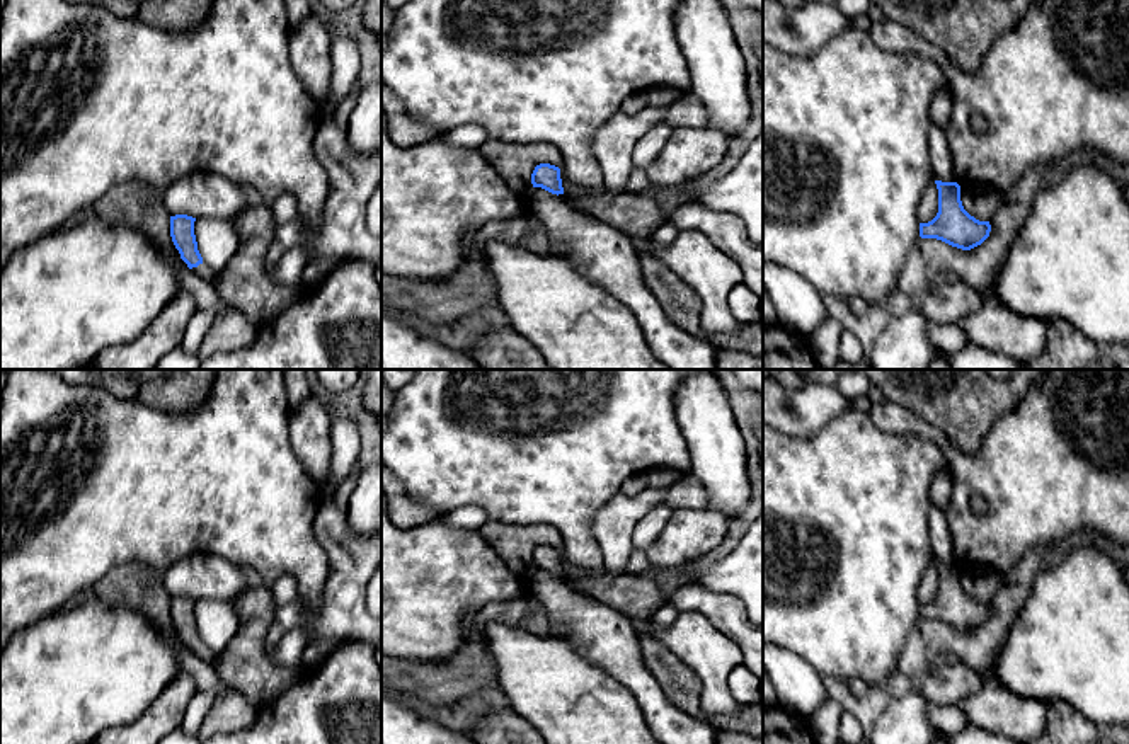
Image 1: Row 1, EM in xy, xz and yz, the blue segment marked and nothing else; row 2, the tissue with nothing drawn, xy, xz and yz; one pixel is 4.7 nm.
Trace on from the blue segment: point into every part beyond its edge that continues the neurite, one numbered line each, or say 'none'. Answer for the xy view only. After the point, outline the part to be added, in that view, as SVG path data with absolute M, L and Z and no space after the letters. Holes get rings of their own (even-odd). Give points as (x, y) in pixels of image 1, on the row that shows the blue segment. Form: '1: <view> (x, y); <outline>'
1: xy (203, 271); M206 262L199 264L198 267L192 267L191 271L208 283L215 283L216 279L216 272Z

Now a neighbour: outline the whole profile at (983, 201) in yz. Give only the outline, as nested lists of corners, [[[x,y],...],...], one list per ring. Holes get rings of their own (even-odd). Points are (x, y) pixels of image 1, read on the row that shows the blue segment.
[[[993,186],[960,187],[964,209],[979,221],[991,221],[1006,204],[1008,191]]]

